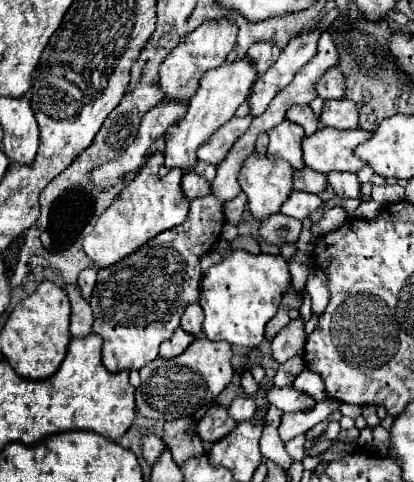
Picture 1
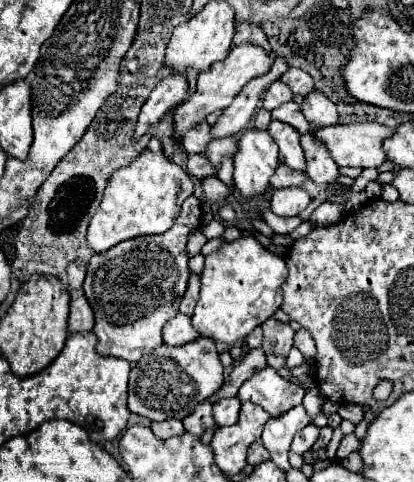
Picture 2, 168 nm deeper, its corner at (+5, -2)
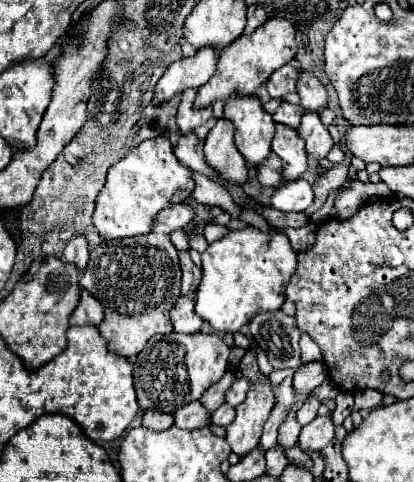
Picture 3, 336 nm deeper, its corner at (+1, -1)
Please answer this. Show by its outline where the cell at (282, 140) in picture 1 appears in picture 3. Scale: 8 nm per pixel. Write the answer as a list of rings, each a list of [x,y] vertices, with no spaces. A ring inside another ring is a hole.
[[[276,124],[276,134],[272,140],[272,152],[282,160],[282,178],[284,182],[296,180],[306,170],[306,150],[304,140],[296,134],[294,128]]]

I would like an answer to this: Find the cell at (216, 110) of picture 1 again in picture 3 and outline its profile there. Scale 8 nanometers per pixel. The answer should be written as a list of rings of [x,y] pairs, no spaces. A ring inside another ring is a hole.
[[[284,16],[268,18],[252,34],[242,34],[230,46],[220,50],[220,60],[218,60],[218,68],[216,68],[214,76],[204,86],[198,88],[196,108],[204,108],[208,104],[214,104],[216,100],[228,100],[236,92],[254,94],[260,86],[264,86],[264,82],[268,80],[268,74],[272,74],[272,70],[278,70],[280,66],[288,64],[296,56],[296,50],[298,50],[296,26]]]

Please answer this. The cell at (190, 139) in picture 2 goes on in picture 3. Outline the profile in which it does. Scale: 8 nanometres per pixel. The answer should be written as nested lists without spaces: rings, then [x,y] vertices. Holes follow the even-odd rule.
[[[188,88],[182,92],[182,102],[178,106],[178,116],[176,116],[178,128],[182,130],[182,134],[192,132],[196,126],[202,126],[212,118],[212,106],[194,110],[194,98],[196,98],[196,90]]]

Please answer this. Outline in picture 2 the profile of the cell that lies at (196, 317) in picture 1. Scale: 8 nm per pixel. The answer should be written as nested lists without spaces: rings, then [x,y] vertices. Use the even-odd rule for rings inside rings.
[[[192,275],[192,279],[188,281],[188,291],[180,303],[180,313],[192,317],[194,315],[194,307],[198,303],[198,287],[200,287],[200,277]]]

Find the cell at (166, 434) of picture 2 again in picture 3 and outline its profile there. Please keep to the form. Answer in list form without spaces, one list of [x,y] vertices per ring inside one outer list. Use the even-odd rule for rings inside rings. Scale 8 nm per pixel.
[[[142,410],[142,424],[154,430],[166,430],[172,426],[172,416],[160,410]]]

